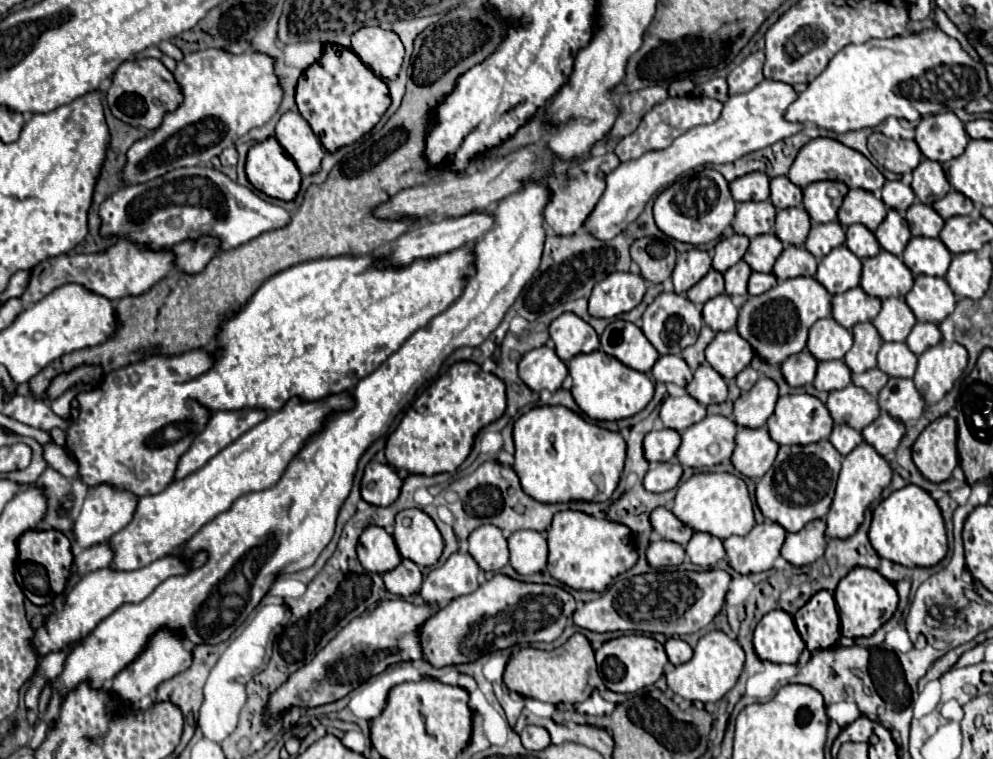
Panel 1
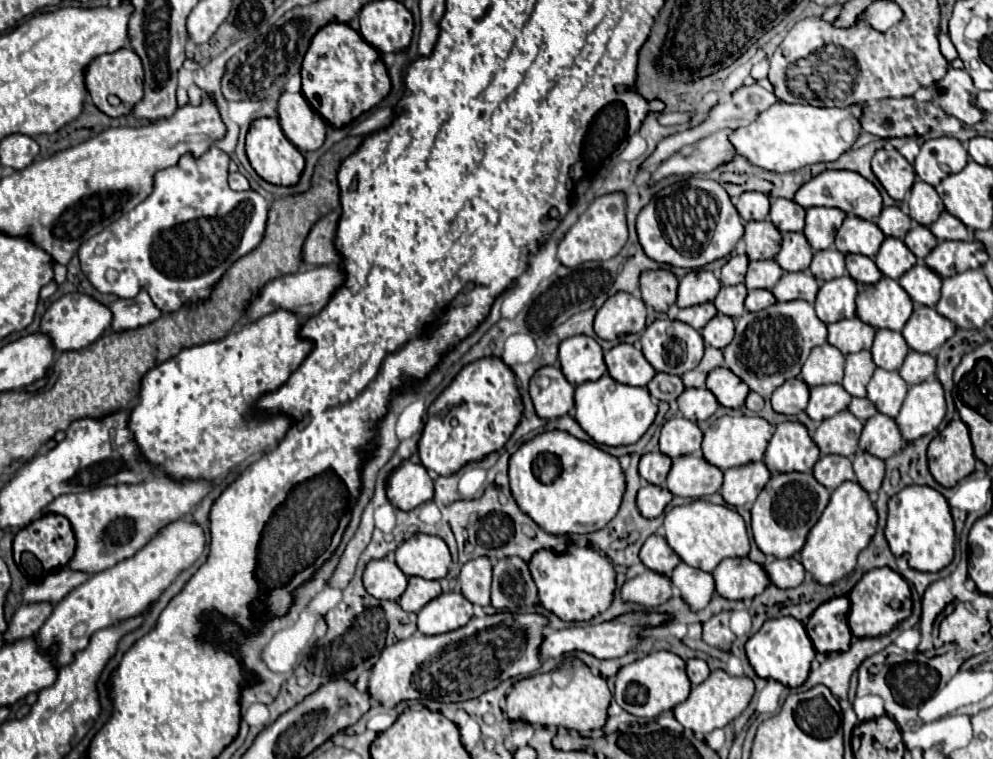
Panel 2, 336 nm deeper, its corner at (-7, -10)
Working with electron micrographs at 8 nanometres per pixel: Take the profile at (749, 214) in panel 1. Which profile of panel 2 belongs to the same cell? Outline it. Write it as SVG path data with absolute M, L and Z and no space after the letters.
M769 220L747 222L743 240L749 260L773 260L781 248L781 232Z

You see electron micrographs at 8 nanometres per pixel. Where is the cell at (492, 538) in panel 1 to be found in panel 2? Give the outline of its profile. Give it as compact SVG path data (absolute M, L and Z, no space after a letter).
M469 560L459 574L461 594L479 606L489 604L489 590L491 590L491 562L489 560Z

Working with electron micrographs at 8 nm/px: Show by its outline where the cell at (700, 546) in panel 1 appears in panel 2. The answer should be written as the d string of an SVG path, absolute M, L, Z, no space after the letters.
M679 564L671 576L671 584L679 588L683 602L691 608L691 612L697 612L705 608L715 594L715 580L709 572L699 572L697 568L691 568L687 564Z

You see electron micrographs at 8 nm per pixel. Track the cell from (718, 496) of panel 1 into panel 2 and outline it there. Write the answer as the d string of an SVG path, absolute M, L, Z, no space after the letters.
M695 500L685 506L675 506L665 516L665 540L681 562L699 568L703 572L713 572L717 564L725 558L743 558L749 554L749 536L743 518L729 506L717 506L703 500Z

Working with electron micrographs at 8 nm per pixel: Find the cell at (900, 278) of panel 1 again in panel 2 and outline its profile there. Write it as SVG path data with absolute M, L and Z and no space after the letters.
M885 276L877 284L861 284L855 304L857 318L875 330L889 328L899 332L913 312L913 302L907 292L899 288L897 280Z

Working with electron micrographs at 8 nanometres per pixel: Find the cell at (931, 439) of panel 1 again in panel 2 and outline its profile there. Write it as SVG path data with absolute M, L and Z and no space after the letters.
M951 420L945 430L931 440L927 458L933 478L945 488L953 488L969 476L975 470L975 454L967 426L961 420Z

